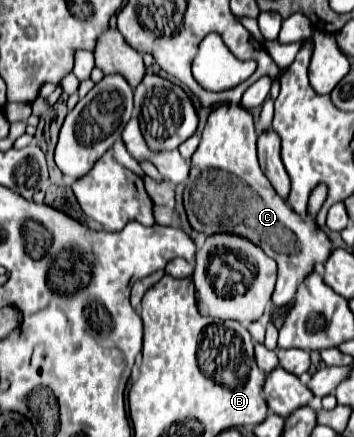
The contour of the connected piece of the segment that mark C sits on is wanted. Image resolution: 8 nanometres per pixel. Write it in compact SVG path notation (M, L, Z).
M223 103L211 111L201 143L191 157L187 185L193 213L191 227L207 237L215 233L233 233L259 245L263 253L277 261L277 285L271 301L277 307L287 307L295 297L295 287L307 277L307 271L331 255L333 243L315 227L313 219L301 219L279 199L279 195L275 195L275 189L259 171L255 143L253 117L241 105Z

